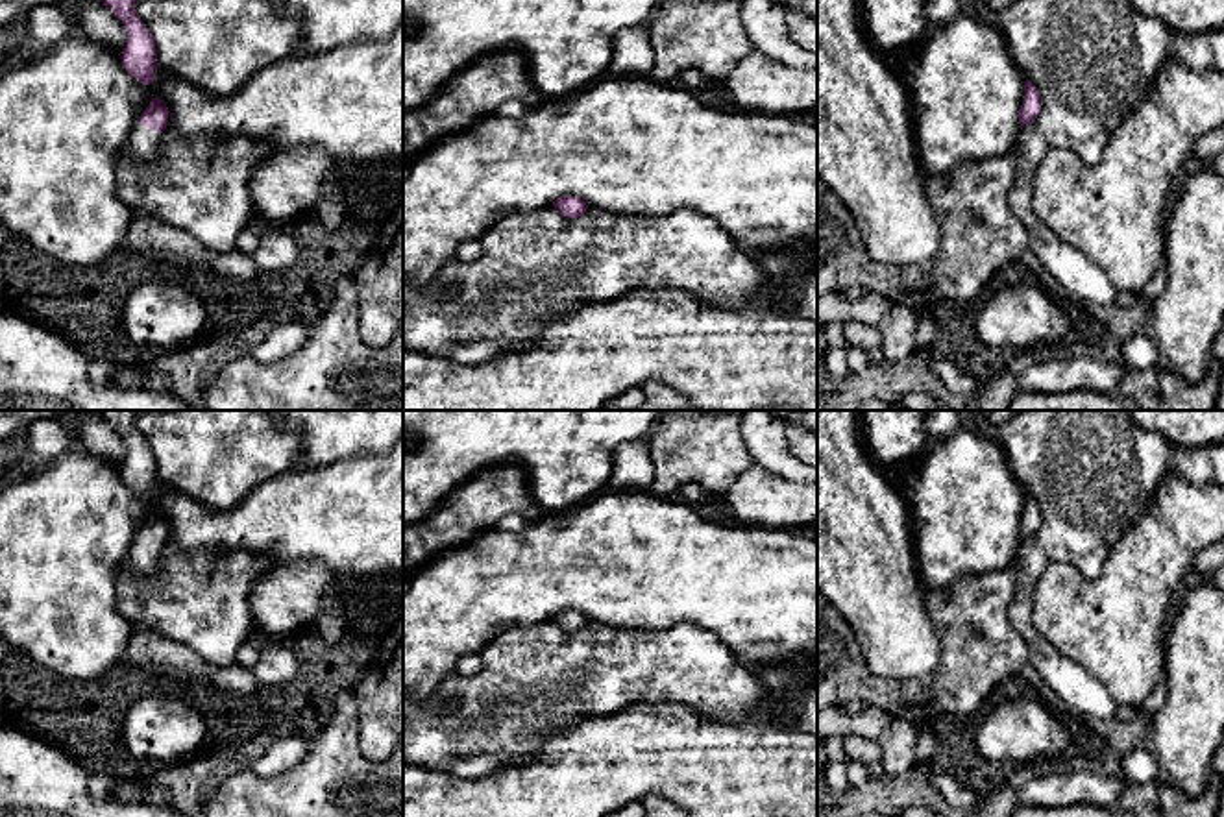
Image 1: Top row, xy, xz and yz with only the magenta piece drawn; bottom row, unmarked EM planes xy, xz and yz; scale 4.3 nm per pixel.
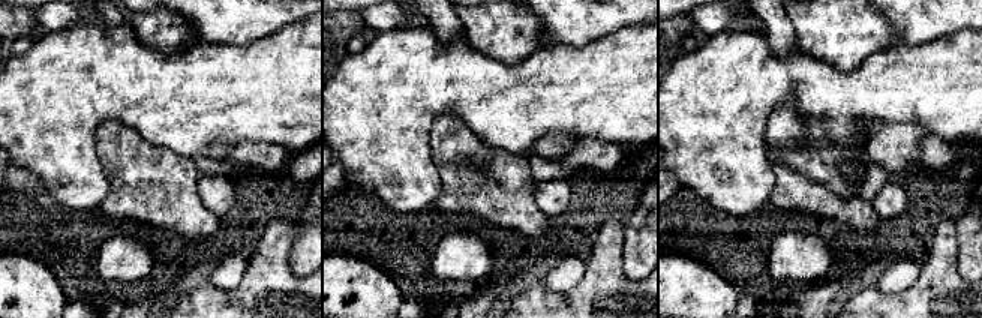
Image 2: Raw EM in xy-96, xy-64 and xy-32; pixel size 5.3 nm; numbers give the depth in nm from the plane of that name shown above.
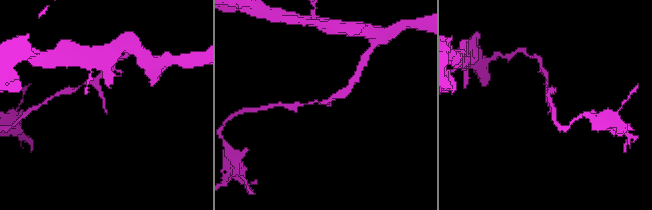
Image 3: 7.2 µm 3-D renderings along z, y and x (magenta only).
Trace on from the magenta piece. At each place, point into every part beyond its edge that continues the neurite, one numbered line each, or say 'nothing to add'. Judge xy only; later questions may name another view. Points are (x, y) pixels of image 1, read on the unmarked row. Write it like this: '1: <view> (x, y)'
1: xy (143, 557)

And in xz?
nothing to add

